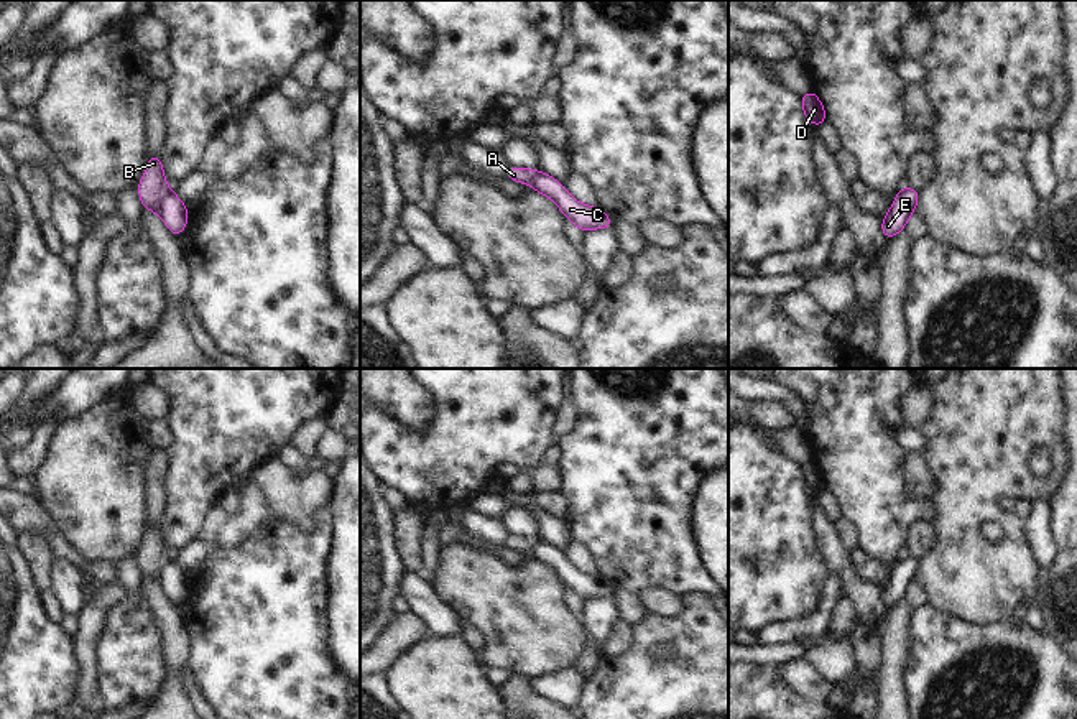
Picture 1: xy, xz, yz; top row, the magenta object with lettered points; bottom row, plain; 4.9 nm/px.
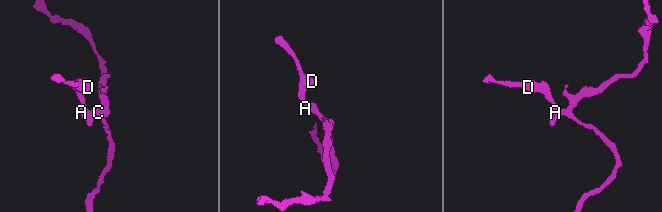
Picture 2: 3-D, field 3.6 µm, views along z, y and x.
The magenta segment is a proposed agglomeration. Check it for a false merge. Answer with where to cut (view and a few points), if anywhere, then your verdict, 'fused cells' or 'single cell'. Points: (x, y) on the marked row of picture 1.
cut xy (171, 190), (161, 199), (157, 213); fused cells

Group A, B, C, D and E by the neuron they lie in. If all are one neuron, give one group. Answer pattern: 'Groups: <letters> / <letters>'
Groups: A B D / C E.

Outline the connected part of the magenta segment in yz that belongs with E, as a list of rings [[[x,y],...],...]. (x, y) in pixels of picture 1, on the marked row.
[[[903,188],[898,193],[890,212],[881,220],[881,232],[886,240],[893,239],[906,227],[908,217],[916,212],[916,202],[919,199],[919,194],[921,193],[913,188]]]

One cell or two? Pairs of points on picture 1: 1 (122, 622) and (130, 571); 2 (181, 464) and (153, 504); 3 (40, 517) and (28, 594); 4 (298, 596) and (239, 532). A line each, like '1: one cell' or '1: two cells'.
1: one cell
2: two cells
3: two cells
4: two cells

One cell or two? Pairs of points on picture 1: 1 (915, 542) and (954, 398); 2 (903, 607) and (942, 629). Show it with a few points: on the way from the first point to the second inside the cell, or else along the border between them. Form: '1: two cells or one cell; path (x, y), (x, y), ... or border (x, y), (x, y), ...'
1: two cells; border (928, 520), (933, 527), (933, 545), (921, 558)
2: two cells; border (911, 609), (906, 649)

